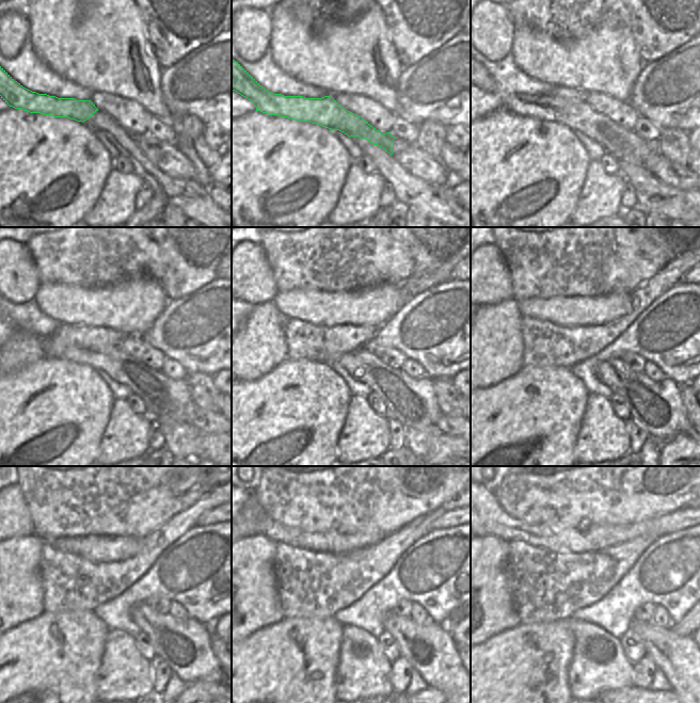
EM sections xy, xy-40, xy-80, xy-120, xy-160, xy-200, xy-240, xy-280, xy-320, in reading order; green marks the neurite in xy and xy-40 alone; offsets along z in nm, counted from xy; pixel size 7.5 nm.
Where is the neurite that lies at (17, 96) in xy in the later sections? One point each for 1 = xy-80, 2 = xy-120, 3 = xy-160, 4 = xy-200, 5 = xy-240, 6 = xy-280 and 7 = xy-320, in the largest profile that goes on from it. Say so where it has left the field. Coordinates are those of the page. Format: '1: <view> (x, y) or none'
1: xy-80 (575, 115)
2: xy-120 (121, 366)
3: xy-160 (362, 365)
4: xy-200 (613, 372)
5: xy-240 (209, 654)
6: xy-280 (448, 654)
7: xy-320 (687, 654)

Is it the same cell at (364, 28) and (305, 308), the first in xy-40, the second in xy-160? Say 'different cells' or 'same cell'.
same cell

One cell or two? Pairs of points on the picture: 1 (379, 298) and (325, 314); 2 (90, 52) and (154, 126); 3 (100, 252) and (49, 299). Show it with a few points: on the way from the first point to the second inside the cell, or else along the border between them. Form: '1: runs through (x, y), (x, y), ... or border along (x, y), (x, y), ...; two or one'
1: runs through (366, 306), (338, 307); one
2: border along (154, 115), (170, 123); two
3: border along (40, 284), (78, 285), (90, 288); two

